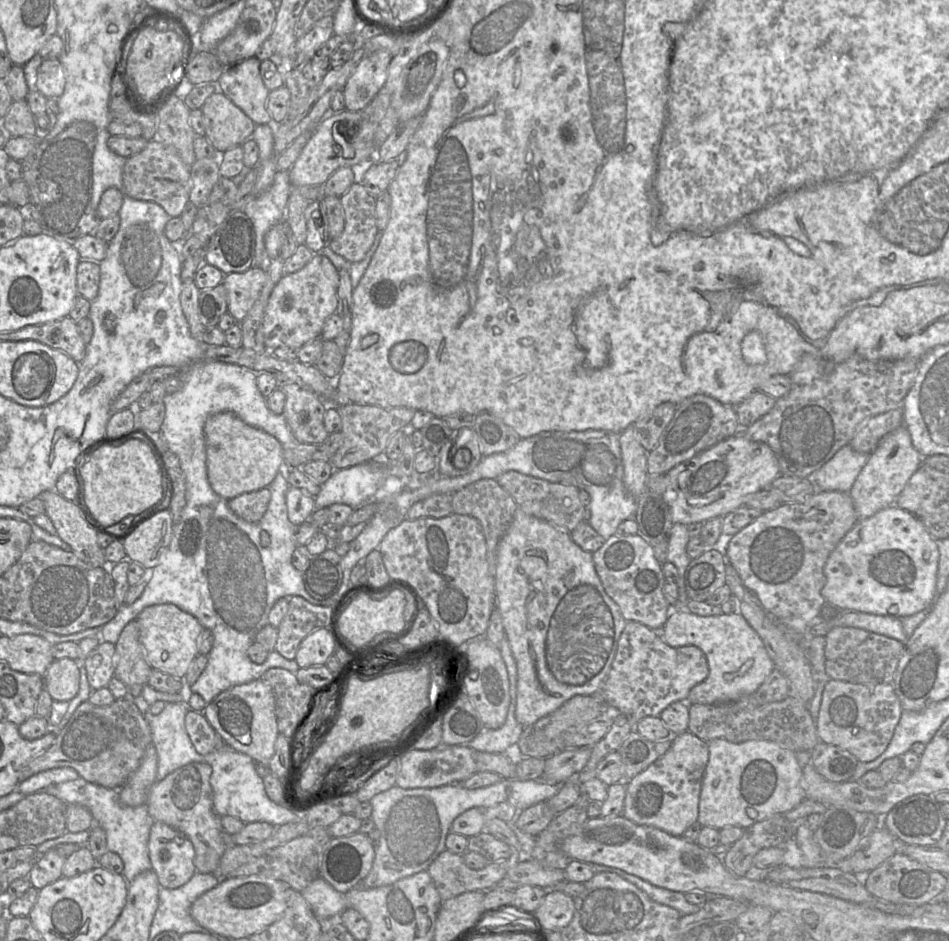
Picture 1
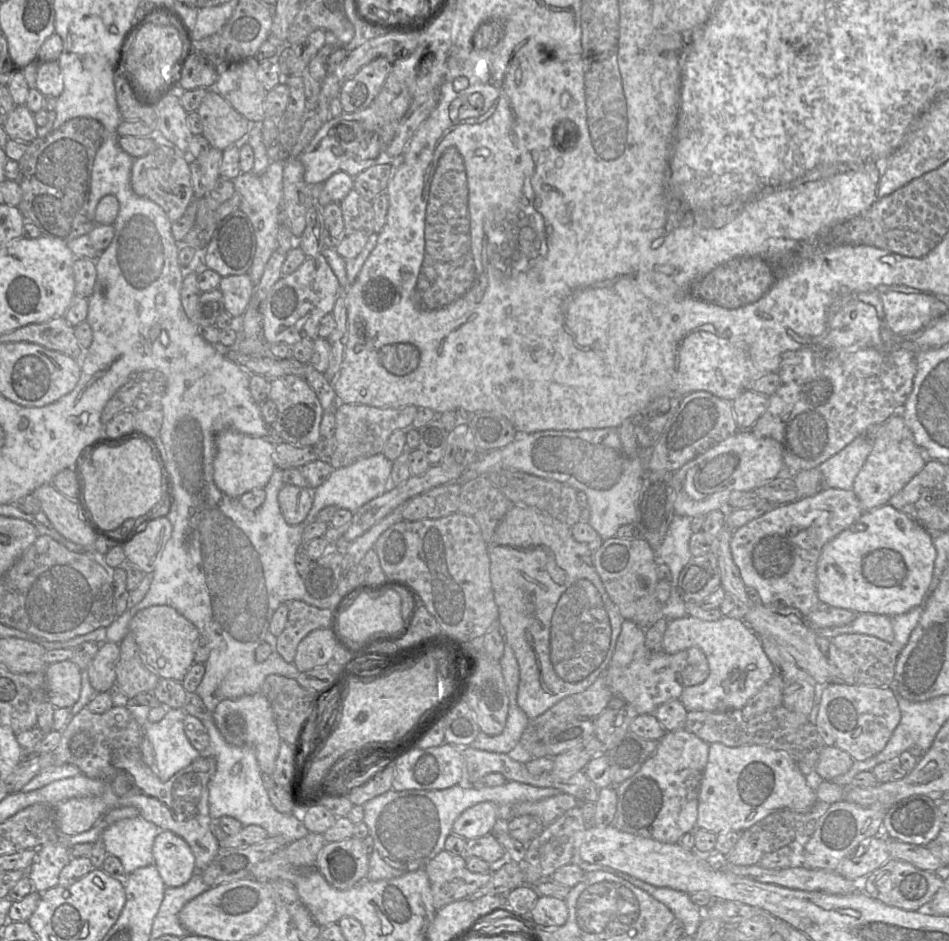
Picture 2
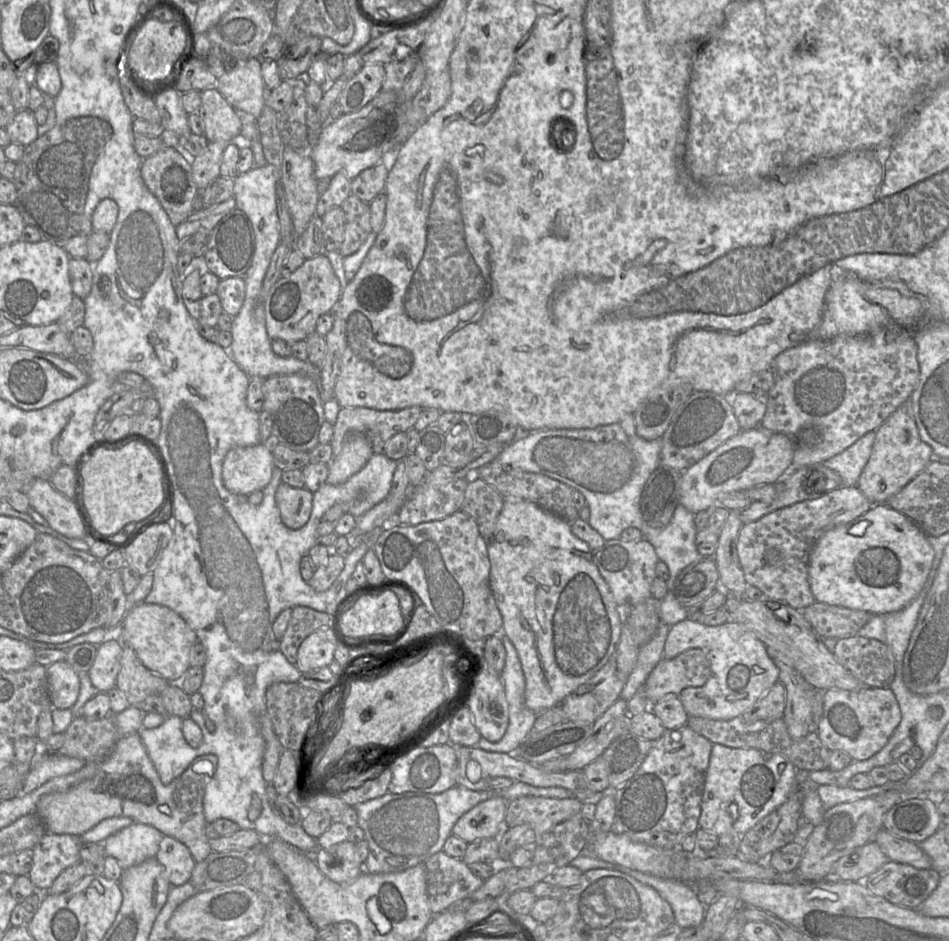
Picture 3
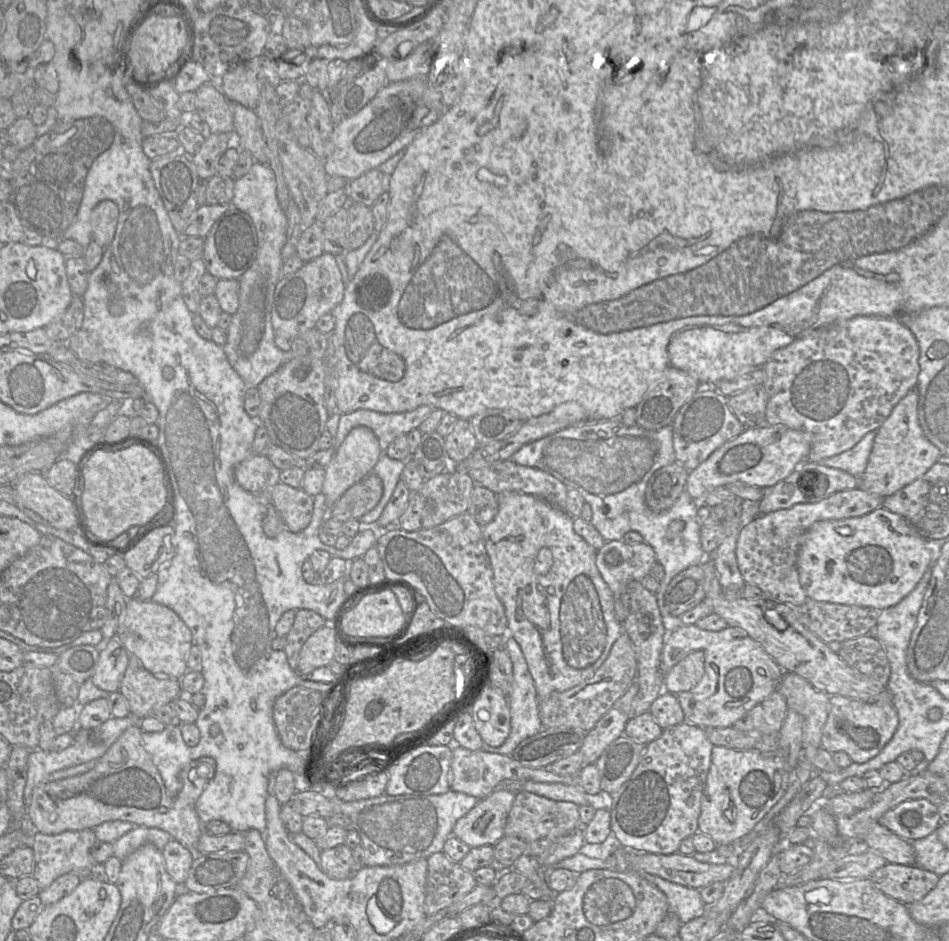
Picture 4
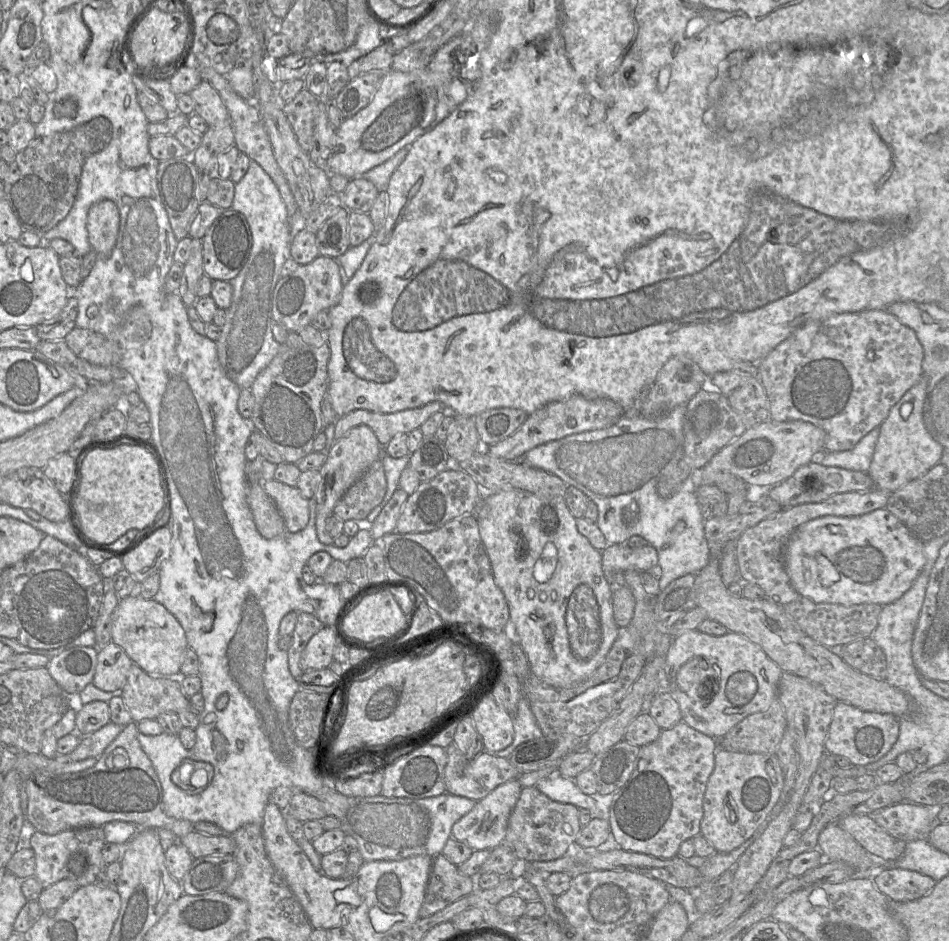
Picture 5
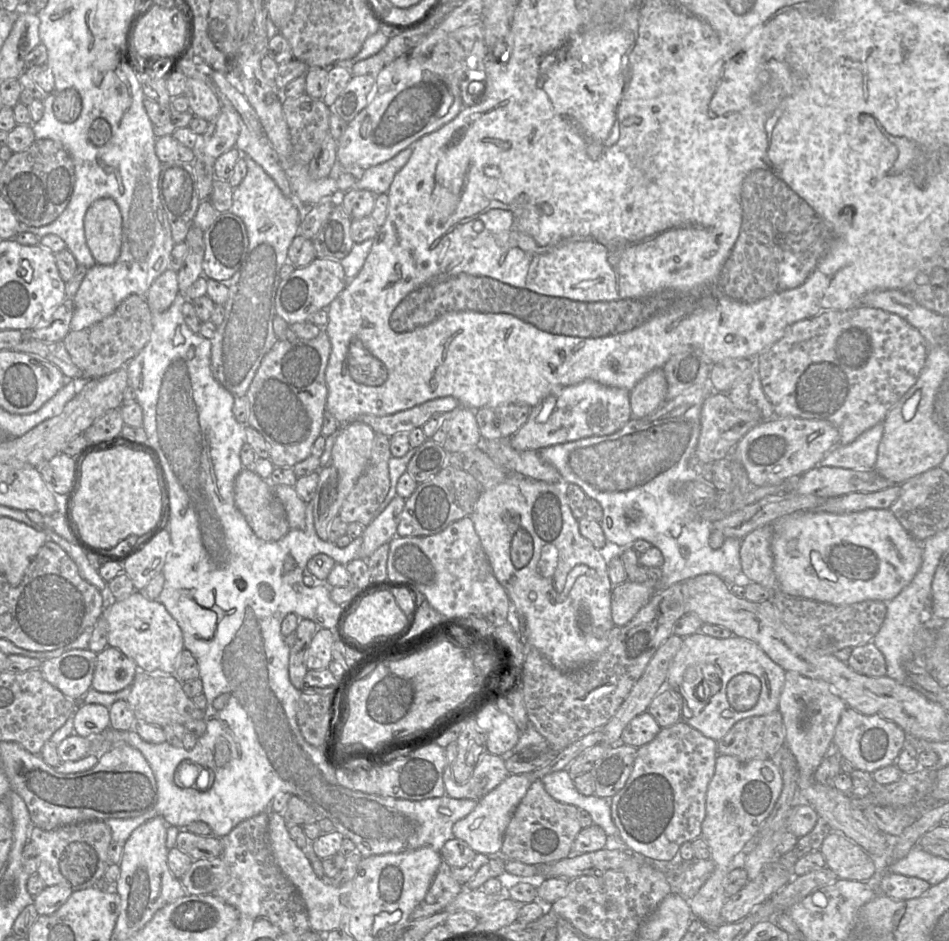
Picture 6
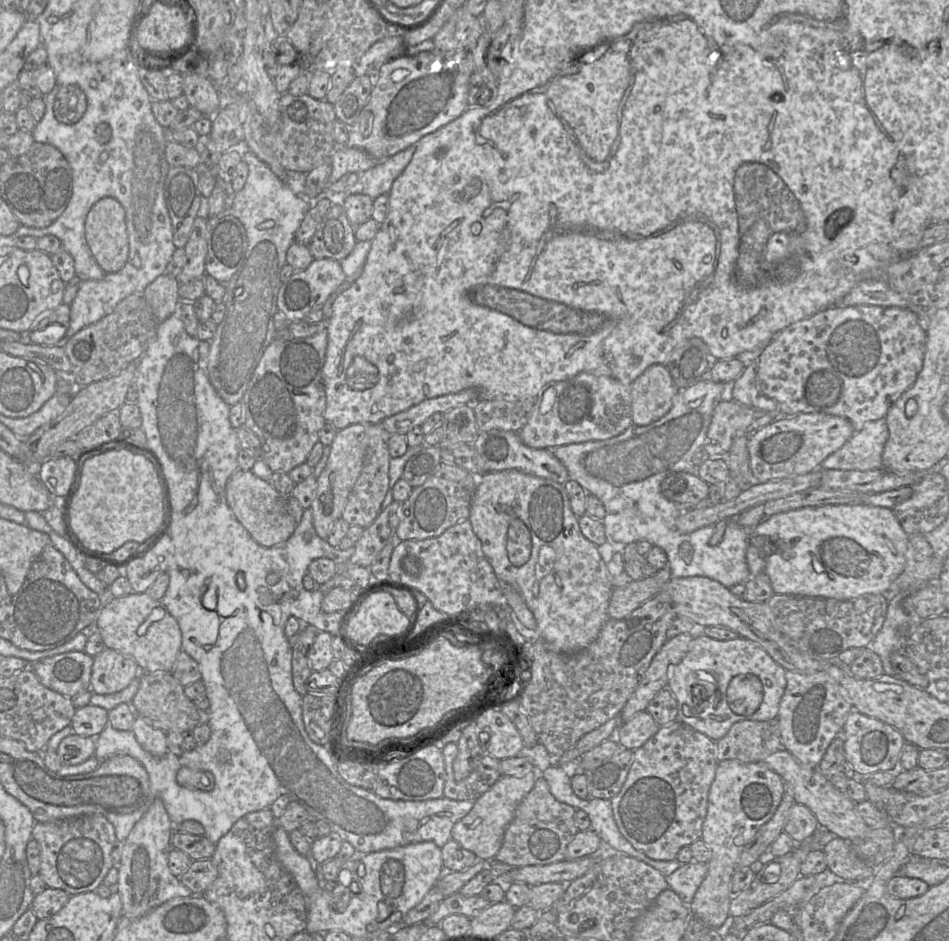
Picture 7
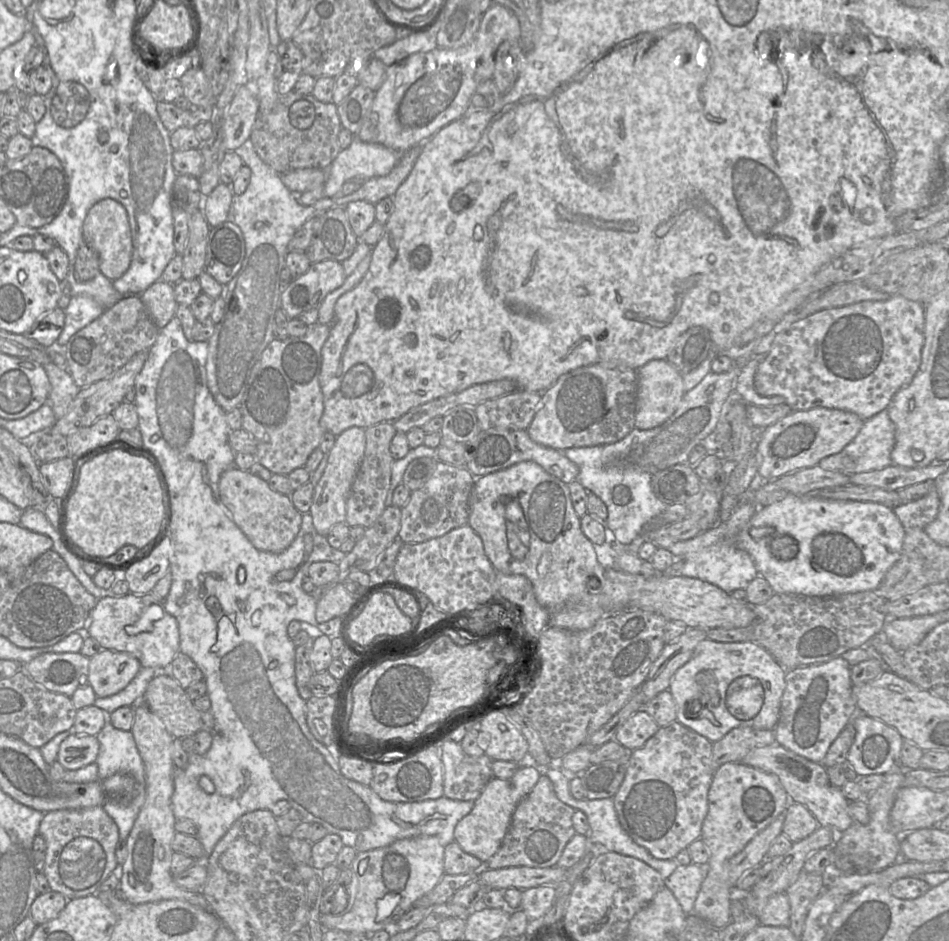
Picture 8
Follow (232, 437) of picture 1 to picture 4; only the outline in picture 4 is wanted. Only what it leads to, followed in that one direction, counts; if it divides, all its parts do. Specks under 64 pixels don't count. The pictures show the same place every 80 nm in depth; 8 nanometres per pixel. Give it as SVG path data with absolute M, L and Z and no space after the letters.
M253 454L238 464L234 470L237 483L246 491L260 493L264 490L271 469L271 461L264 454Z

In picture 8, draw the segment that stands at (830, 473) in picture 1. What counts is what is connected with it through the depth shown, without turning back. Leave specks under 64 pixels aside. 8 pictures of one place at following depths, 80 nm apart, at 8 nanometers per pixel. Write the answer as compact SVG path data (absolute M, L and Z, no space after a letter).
M887 409L864 421L857 436L839 453L822 459L818 466L827 471L838 471L848 476L881 470L892 465L891 452L895 444L895 426L891 421Z

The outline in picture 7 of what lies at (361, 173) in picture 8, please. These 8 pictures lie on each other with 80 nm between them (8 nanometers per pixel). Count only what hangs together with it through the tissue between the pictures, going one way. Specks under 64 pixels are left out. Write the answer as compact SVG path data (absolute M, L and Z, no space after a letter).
M338 146L332 153L332 171L329 184L338 181L348 173L363 173L378 163L379 160L362 149Z

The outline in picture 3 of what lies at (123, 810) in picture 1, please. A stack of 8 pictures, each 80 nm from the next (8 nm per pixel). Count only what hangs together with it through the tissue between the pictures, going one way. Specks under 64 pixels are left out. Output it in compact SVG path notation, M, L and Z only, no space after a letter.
M134 822L106 838L102 845L106 856L114 857L125 870L154 858L163 837L158 829Z

